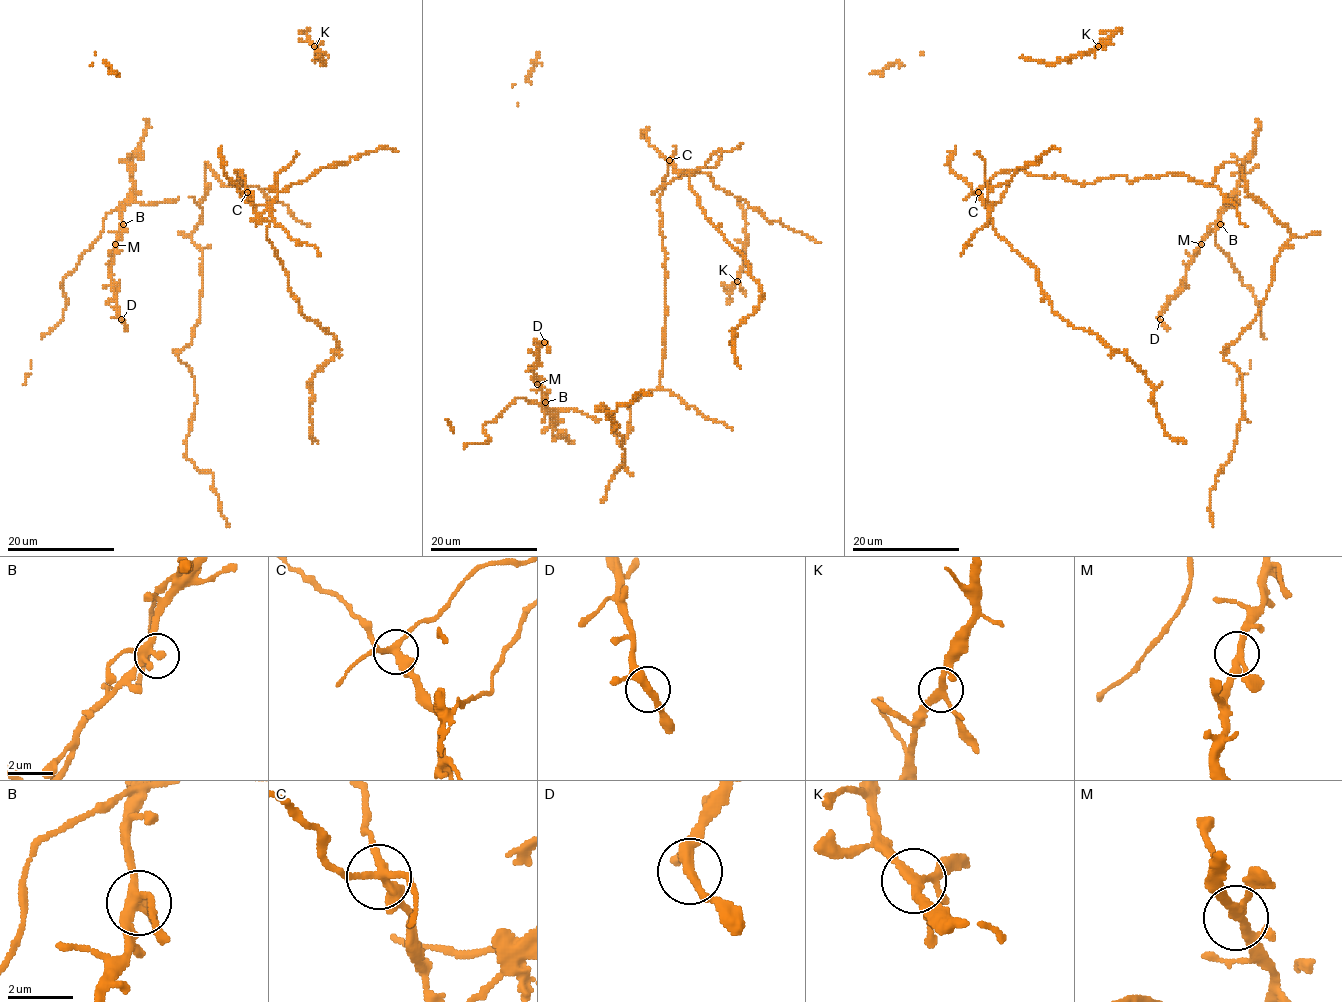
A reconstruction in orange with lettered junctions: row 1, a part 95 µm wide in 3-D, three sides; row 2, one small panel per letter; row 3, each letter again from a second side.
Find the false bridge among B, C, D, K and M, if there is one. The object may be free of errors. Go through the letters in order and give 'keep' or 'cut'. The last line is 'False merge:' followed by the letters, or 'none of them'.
B: keep
C: cut
D: keep
K: keep
M: keep
False merge: C

